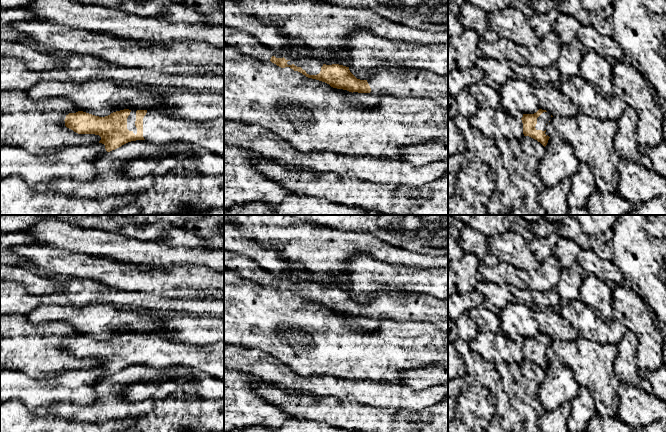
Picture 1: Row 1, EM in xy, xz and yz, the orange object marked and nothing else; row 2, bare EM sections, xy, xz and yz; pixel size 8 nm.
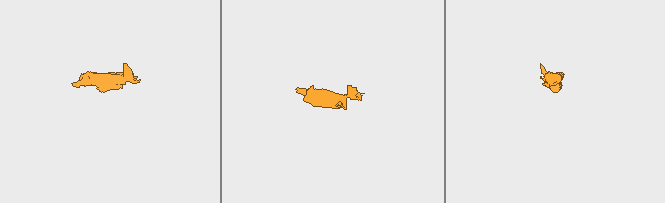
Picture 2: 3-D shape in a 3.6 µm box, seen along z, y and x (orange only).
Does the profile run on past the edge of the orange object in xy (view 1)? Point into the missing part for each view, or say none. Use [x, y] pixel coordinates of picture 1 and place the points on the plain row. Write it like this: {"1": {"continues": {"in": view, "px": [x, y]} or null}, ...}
{"1": {"continues": {"in": "xy", "px": [158, 352]}}}

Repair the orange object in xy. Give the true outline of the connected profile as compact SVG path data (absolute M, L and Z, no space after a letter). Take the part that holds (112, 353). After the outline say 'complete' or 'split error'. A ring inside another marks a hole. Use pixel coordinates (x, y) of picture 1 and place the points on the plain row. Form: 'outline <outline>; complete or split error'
outline M124 333L105 341L95 340L83 335L69 337L65 342L65 350L78 358L95 358L101 361L99 367L105 369L107 376L136 364L146 364L156 369L168 367L189 367L198 369L214 378L224 380L224 341L196 345L174 342L154 334Z; split error

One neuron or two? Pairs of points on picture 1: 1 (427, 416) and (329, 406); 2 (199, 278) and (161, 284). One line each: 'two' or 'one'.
1: one
2: one

